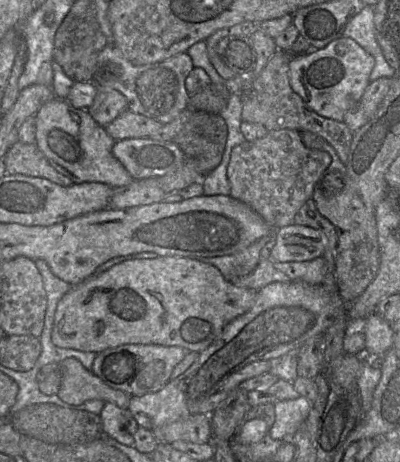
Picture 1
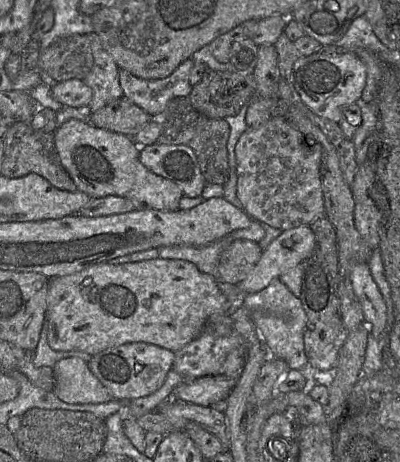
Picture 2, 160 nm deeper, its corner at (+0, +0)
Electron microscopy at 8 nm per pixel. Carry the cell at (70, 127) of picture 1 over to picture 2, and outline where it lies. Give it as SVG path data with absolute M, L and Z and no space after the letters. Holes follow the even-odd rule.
M70 119L57 127L53 132L54 143L60 161L77 186L77 190L86 193L91 198L104 196L121 196L130 199L137 208L156 209L161 211L176 211L184 196L182 190L173 181L151 172L140 159L140 146L124 134L98 128L91 123Z

